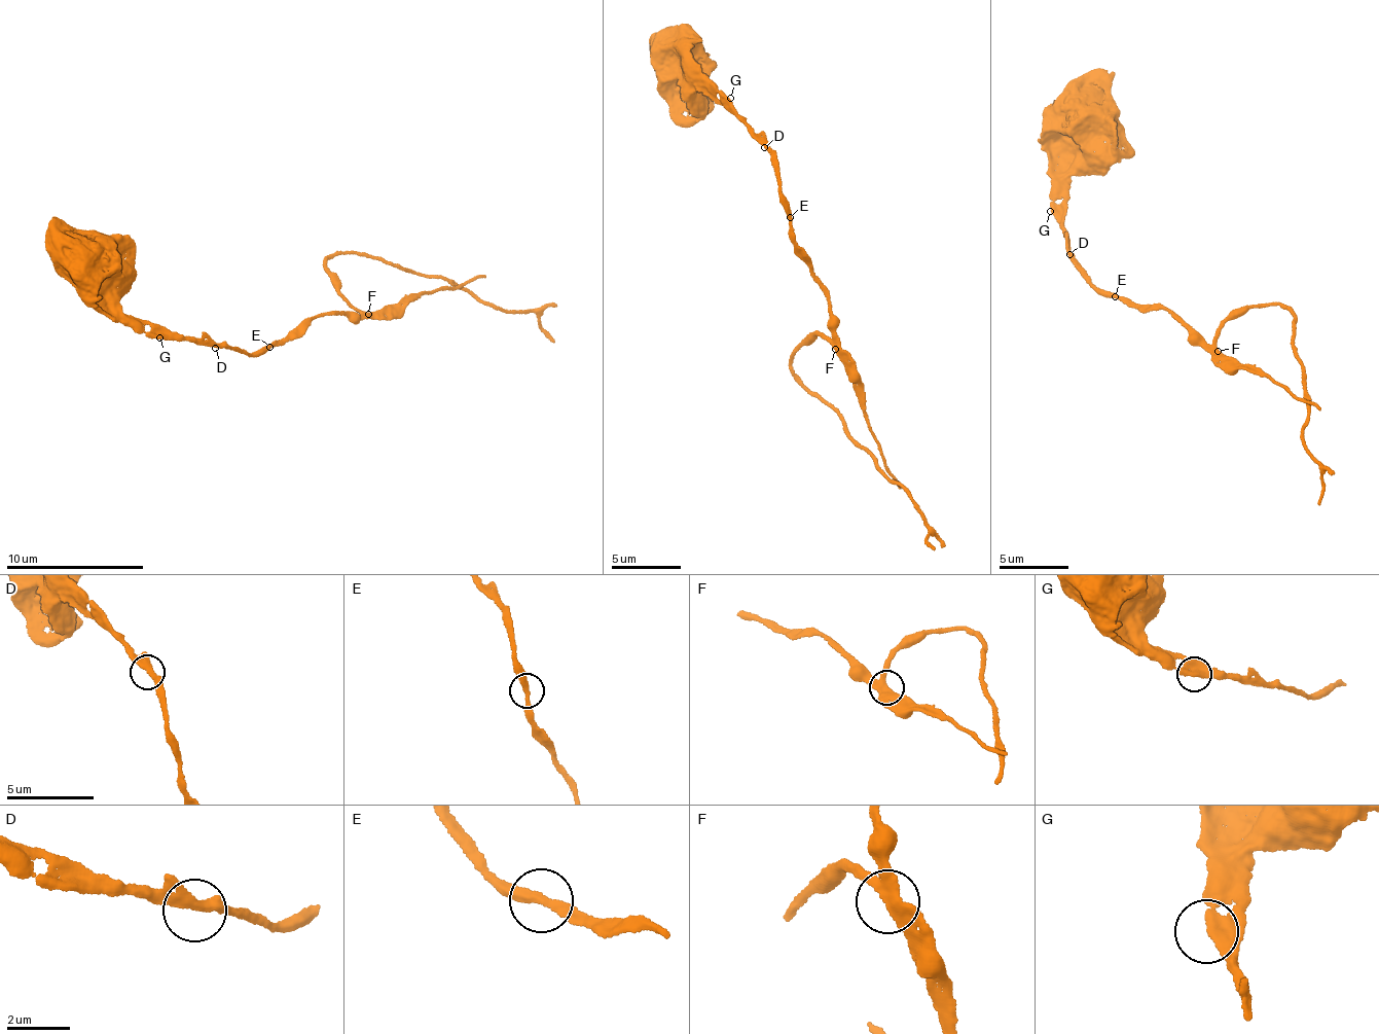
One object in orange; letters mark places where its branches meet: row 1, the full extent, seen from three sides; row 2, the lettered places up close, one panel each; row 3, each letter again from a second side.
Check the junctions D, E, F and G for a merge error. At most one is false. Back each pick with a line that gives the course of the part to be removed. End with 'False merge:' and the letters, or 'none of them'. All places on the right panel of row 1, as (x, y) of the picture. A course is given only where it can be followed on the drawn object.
False merge: none of them

